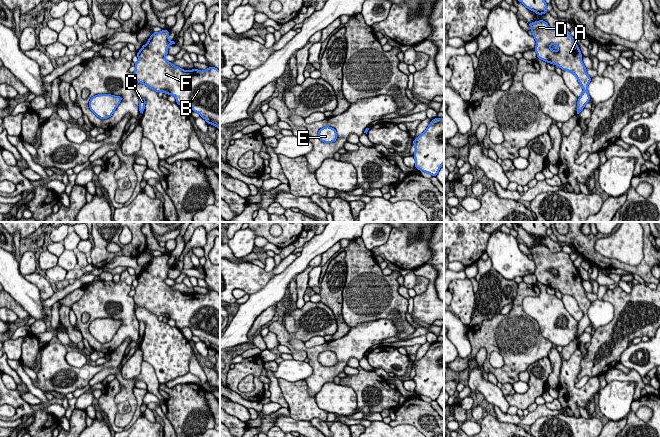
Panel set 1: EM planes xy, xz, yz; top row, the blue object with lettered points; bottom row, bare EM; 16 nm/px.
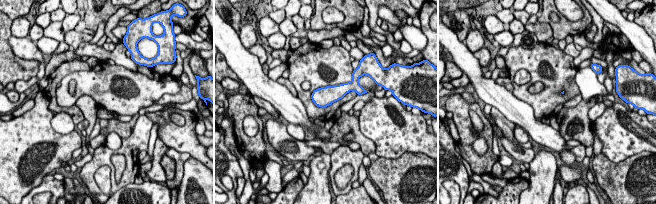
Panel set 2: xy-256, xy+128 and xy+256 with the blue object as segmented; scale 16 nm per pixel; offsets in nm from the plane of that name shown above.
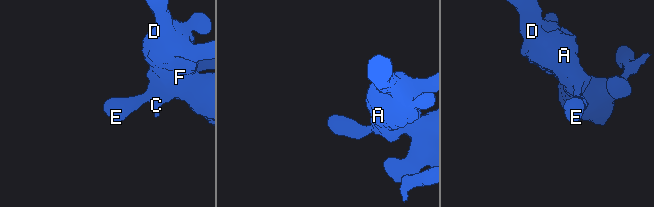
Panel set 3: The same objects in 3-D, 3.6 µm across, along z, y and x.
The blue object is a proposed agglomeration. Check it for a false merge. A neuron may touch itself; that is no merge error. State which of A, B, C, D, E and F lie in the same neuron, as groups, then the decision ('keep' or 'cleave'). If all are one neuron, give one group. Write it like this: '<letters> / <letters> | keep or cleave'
A B C D E F | keep

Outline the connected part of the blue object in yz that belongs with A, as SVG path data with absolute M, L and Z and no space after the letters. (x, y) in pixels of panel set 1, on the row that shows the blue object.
M539 20L528 23L532 36L536 40L535 51L537 57L547 63L557 65L565 71L573 73L583 88L577 102L577 114L589 102L588 84L591 77L586 73L586 67L582 62L582 54L569 30L565 28L551 29L547 22Z

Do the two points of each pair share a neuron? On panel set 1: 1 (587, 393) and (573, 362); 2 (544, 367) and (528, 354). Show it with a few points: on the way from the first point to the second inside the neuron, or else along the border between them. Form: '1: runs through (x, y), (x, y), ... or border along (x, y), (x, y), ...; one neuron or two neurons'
1: runs through (577, 392), (571, 386), (571, 372); one neuron
2: border along (547, 356), (535, 360), (526, 370); two neurons

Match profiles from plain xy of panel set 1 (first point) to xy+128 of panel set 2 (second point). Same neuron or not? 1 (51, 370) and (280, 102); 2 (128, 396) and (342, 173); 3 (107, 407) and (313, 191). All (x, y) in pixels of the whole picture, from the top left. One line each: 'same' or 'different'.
1: different
2: same
3: different

